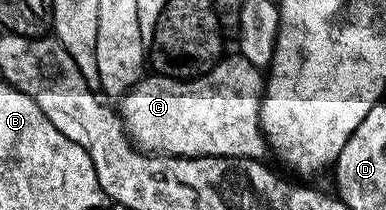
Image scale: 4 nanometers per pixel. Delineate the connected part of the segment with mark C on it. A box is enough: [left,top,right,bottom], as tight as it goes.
[121,55,269,160]

